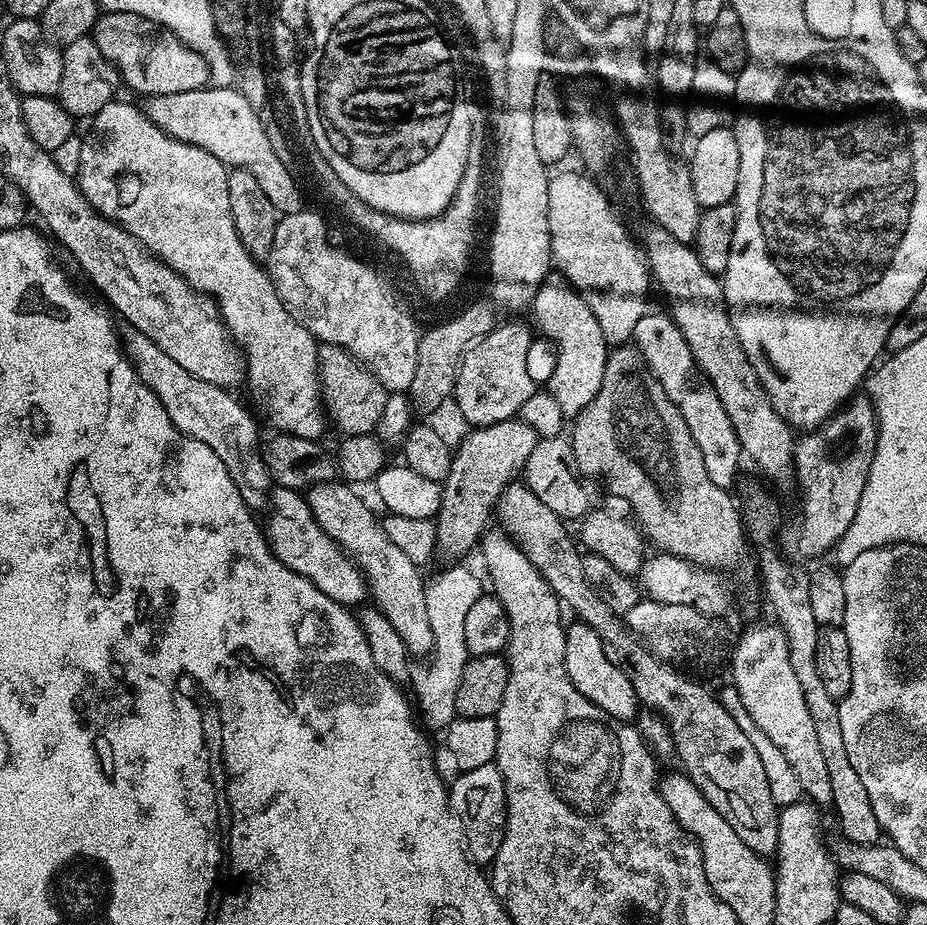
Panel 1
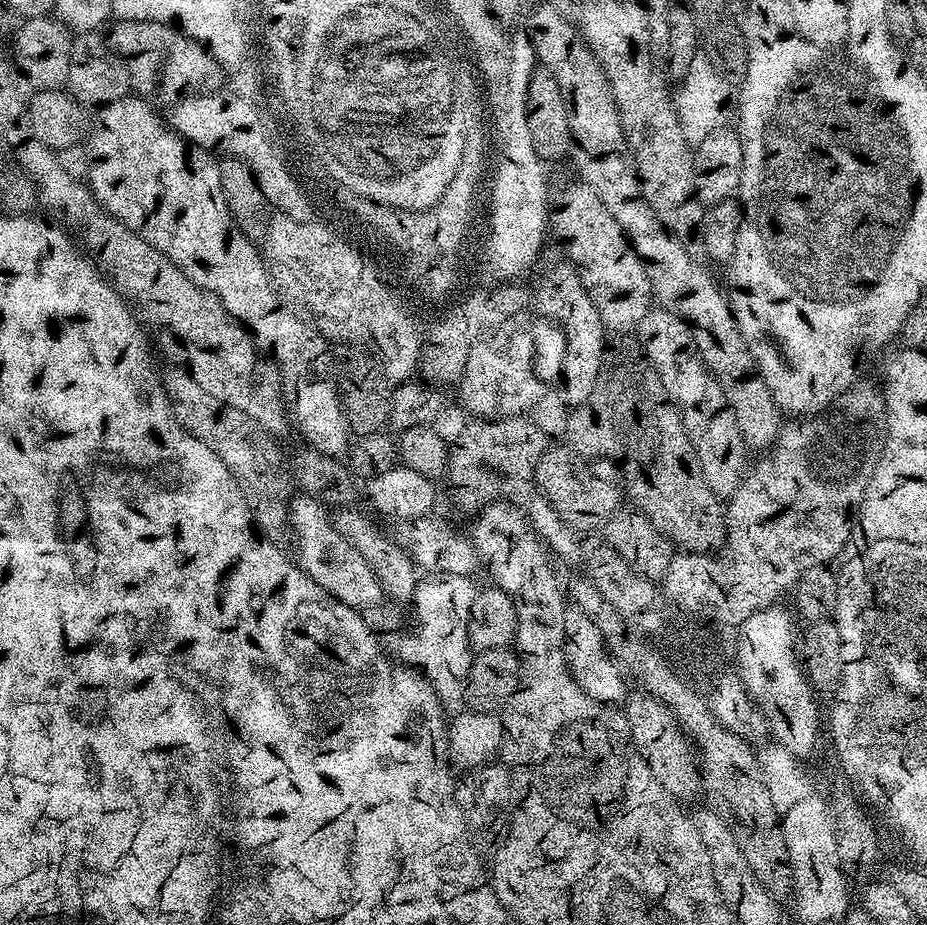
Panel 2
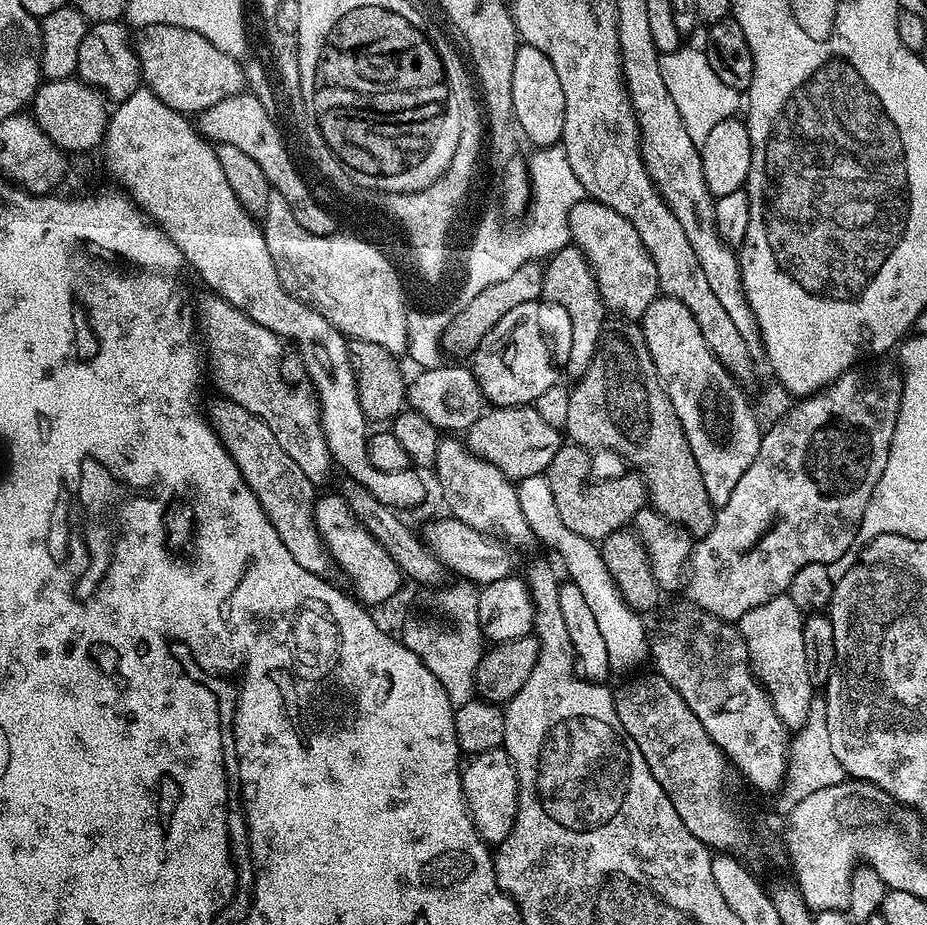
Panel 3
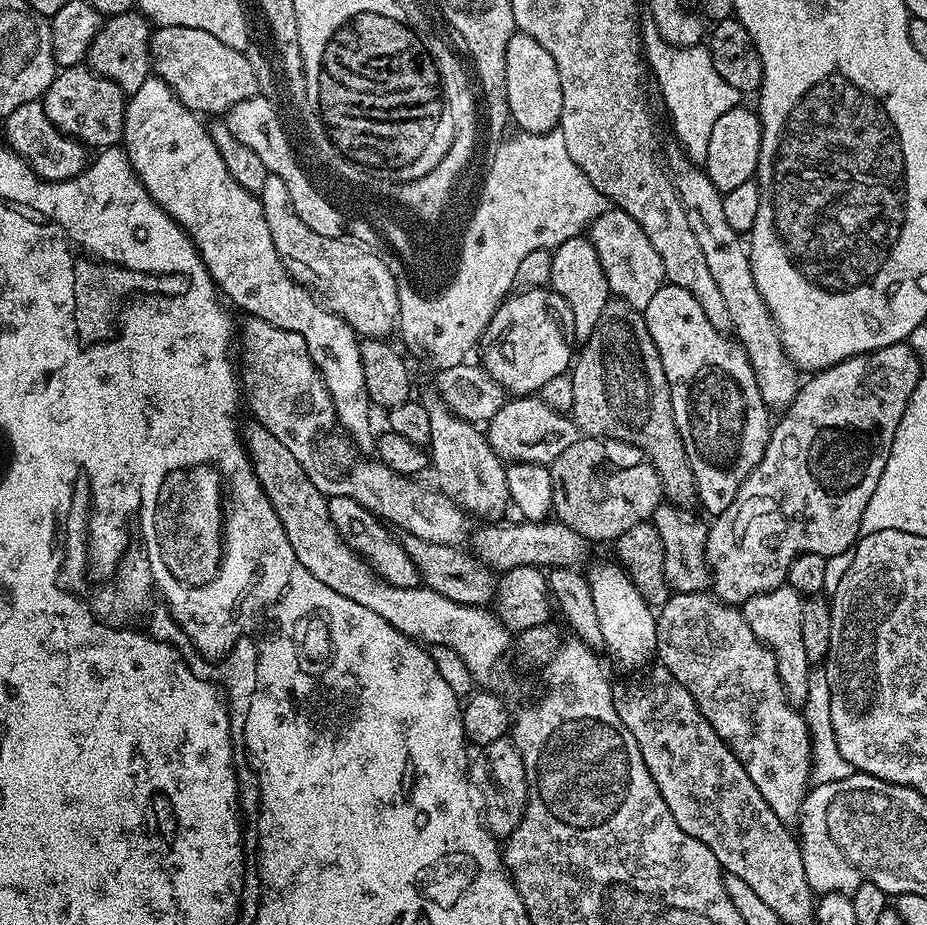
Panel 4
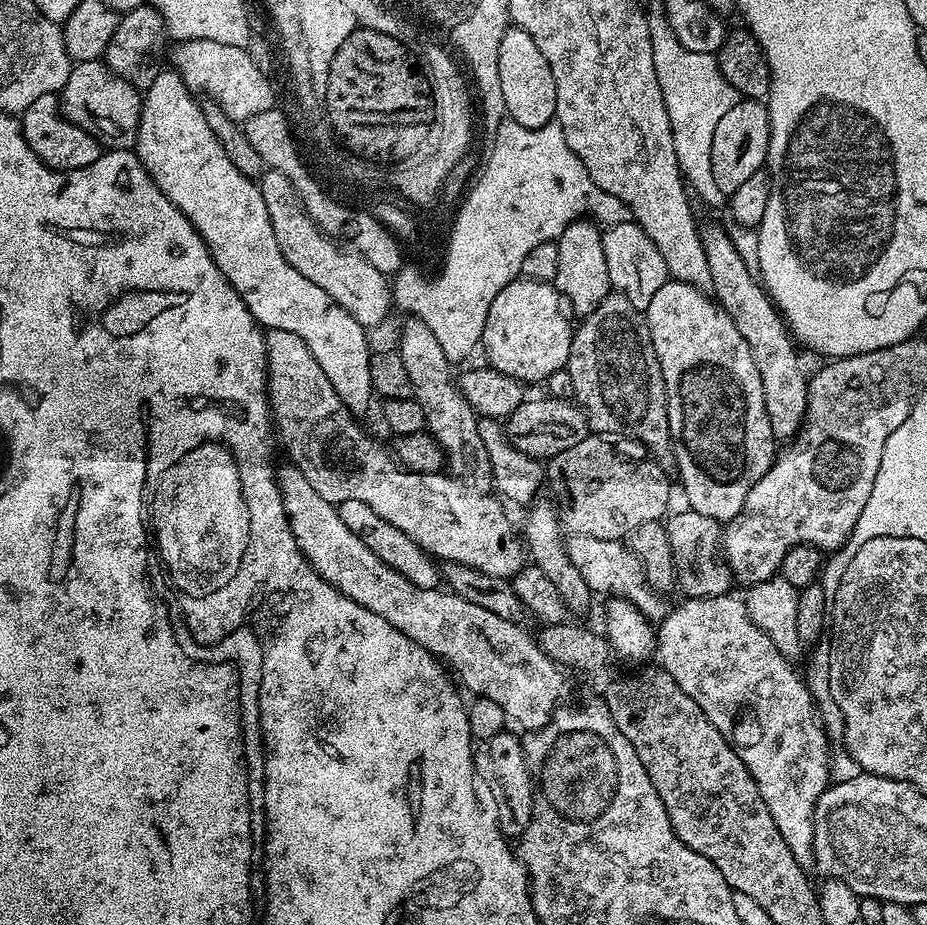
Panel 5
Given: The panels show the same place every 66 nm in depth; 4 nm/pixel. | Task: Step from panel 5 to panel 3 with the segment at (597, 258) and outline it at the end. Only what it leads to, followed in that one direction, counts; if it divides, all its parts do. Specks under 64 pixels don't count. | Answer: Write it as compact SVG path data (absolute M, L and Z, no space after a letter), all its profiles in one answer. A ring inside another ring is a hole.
M569 246L547 257L542 278L543 299L564 308L568 315L568 372L572 378L583 376L594 358L598 338L604 329L606 309L598 290L598 282L592 273L590 262L582 250Z

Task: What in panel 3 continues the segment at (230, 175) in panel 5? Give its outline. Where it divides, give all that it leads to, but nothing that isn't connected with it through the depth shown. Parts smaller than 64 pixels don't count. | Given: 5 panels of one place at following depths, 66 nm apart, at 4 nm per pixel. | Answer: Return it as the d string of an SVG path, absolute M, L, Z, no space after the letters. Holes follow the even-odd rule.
M146 86L136 88L130 98L119 101L111 109L108 117L102 153L109 174L121 184L117 185L131 197L136 207L171 238L174 246L178 246L185 265L189 269L193 268L208 283L207 287L211 291L285 341L296 340L300 347L300 363L304 365L304 371L308 373L308 379L315 386L316 396L320 399L320 421L335 465L348 472L346 474L355 473L352 471L360 466L365 467L365 472L359 473L357 480L383 505L397 510L420 505L426 496L426 488L419 471L411 468L387 474L386 471L368 466L370 421L364 416L358 402L356 374L348 353L348 340L337 328L330 326L322 314L284 289L278 278L278 270L274 270L274 258L270 258L270 250L266 250L263 227L240 205L238 198L234 198L234 190L230 190L226 174L222 174L222 166L218 166L215 147L201 135L197 125L188 120L191 119L185 113L166 106L166 102L159 100Z

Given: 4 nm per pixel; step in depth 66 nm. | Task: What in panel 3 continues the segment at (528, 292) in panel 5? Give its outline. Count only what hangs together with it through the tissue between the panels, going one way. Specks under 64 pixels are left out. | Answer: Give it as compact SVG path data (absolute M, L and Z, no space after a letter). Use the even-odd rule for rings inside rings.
M539 303L514 306L510 314L502 314L502 318L494 326L490 334L476 348L470 357L470 367L478 386L482 390L485 401L489 405L504 408L520 405L535 405L536 399L550 390L558 382L556 364L552 361L552 352L548 349L548 340L544 337L544 328L540 325Z

